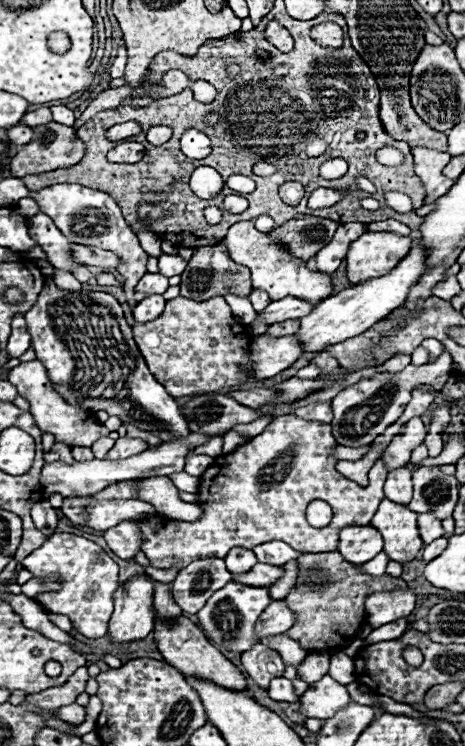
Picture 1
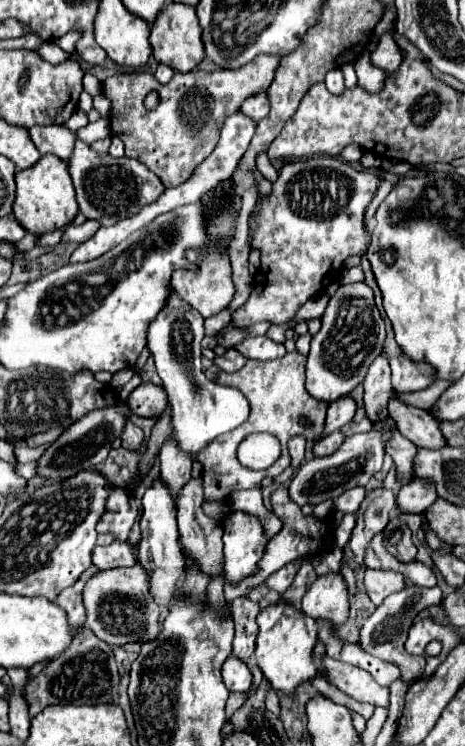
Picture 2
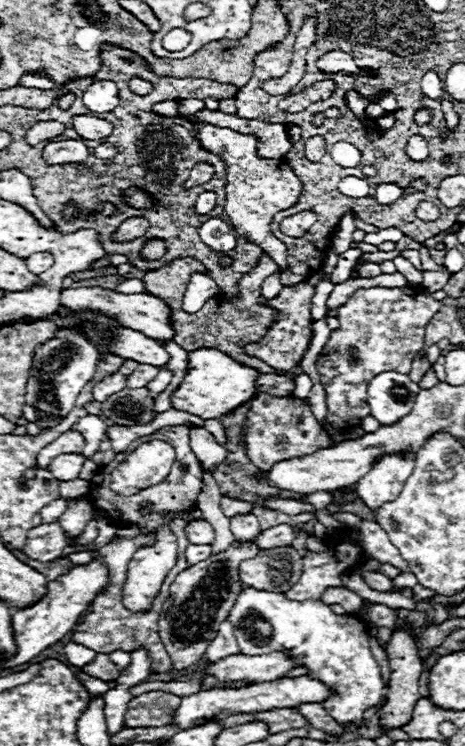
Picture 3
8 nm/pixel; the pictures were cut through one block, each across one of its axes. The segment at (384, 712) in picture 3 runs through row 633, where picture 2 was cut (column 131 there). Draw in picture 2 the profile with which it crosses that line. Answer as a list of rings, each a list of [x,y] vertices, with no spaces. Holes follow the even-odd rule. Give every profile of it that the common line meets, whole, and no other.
[[[142,382],[130,396],[128,396],[128,406],[130,406],[130,412],[142,416],[142,418],[158,418],[162,416],[162,412],[166,410],[168,406],[168,400],[166,400],[166,392],[156,386],[156,384],[150,384],[150,382]]]

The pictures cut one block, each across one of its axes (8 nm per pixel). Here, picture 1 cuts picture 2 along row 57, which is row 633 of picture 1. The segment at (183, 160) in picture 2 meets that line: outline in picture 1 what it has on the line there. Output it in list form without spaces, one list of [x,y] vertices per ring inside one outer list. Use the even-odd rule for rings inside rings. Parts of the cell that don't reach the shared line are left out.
[[[272,600],[270,606],[262,612],[256,624],[256,634],[258,638],[262,636],[274,636],[290,630],[294,624],[294,614],[286,606],[284,600]]]

